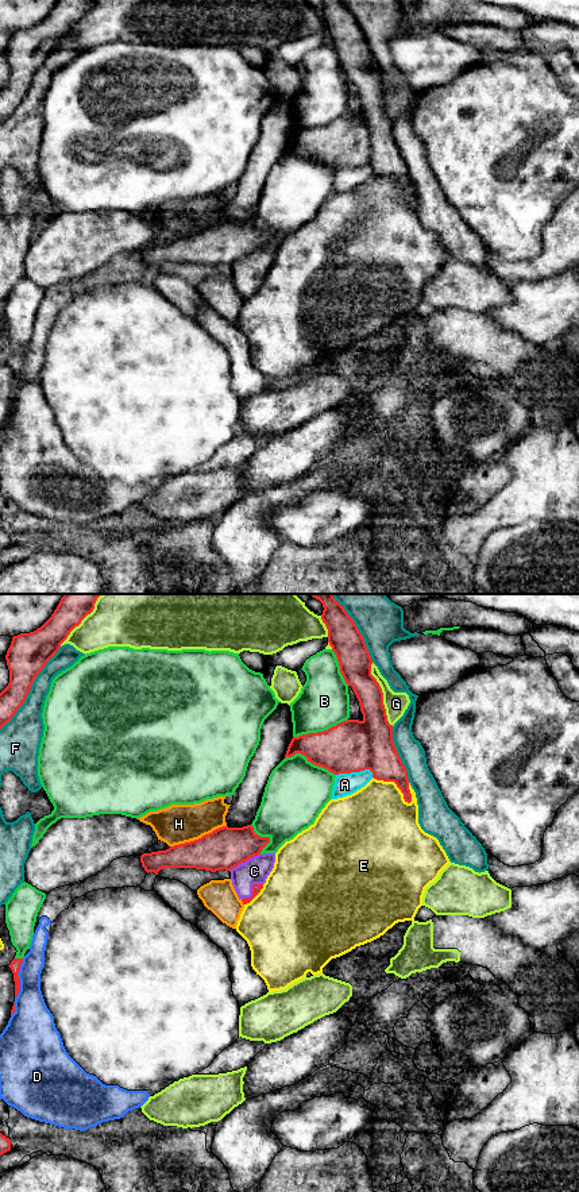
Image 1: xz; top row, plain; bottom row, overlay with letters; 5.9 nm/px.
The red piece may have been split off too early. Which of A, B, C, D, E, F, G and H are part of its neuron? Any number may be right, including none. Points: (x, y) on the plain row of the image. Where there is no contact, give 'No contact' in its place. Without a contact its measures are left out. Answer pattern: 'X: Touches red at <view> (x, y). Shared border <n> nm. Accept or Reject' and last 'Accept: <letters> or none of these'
A: Touches red at xz (354, 166). Shared border 220 nm. Reject
B: Touches red at xz (320, 127). Shared border 340 nm. Reject
C: Touches red at xz (244, 255). Shared border 220 nm. Accept
D: Touches red at xz (19, 374). Shared border 240 nm. Reject
E: Touches red at xz (396, 178). Shared border 280 nm. Reject
F: Touches red at xz (30, 84). Shared border 600 nm. Reject
G: Touches red at xz (382, 89). Shared border 400 nm. Reject
H: Touches red at xz (199, 234). Shared border 360 nm. Reject
Accept: C

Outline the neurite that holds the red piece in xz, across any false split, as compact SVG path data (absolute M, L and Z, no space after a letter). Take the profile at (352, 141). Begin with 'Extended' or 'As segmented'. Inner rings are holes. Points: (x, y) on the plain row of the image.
As segmented. M341 0L323 3L328 38L359 96L363 115L347 115L324 127L293 131L285 154L301 148L335 170L370 165L374 174L394 177L410 198L408 166L393 136L393 120L387 116L382 84L371 70L374 57L364 34Z

